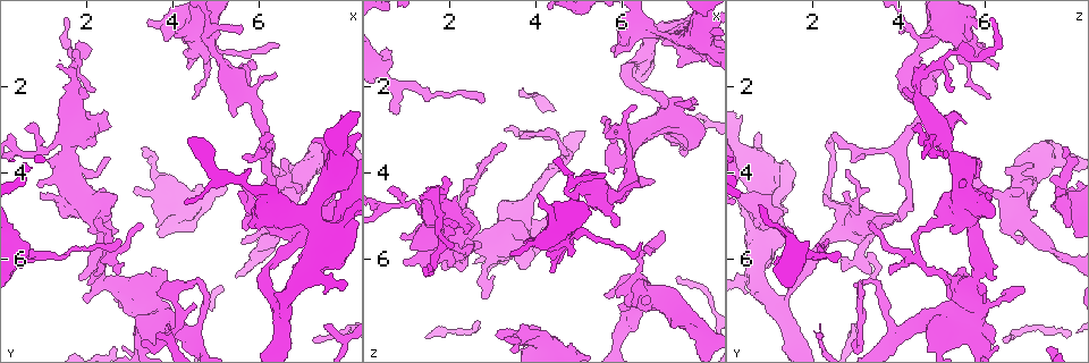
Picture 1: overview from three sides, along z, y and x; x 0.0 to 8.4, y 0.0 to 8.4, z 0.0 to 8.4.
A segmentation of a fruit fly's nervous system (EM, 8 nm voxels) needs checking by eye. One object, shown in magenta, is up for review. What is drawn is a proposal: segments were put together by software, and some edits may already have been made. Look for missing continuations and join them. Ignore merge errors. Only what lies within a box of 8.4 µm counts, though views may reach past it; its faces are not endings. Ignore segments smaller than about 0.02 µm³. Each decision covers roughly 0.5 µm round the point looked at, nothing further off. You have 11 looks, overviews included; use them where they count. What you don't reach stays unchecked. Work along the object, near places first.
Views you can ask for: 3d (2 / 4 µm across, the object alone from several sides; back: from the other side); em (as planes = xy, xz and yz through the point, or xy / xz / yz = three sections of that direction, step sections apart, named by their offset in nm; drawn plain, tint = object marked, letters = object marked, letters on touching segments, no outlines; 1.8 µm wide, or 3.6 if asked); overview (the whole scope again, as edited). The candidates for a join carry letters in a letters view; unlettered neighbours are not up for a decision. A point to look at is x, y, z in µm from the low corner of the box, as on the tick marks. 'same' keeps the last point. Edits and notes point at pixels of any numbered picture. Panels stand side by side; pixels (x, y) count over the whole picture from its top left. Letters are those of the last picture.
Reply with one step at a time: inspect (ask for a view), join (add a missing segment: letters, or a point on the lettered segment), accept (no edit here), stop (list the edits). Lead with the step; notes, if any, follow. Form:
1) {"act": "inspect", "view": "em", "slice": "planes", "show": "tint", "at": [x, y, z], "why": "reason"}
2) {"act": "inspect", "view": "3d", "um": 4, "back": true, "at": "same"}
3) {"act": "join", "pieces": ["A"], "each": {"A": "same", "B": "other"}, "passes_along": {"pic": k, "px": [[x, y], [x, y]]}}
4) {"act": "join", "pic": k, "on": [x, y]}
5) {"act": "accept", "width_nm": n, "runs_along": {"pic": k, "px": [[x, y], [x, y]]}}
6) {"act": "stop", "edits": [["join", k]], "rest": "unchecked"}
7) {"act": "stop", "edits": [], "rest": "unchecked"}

{"act": "inspect", "view": "3d", "um": 4, "at": [6.25, 3.75, 7.05], "why": "free end"}

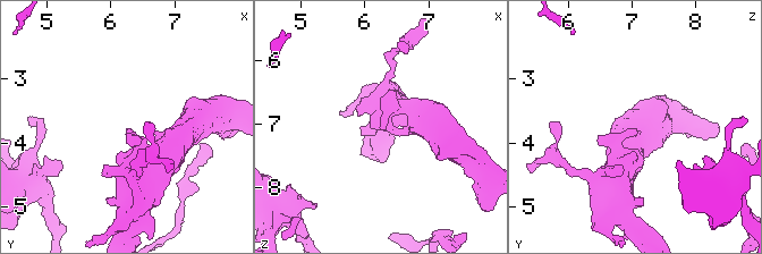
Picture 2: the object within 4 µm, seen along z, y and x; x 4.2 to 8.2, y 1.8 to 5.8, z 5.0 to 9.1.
{"act": "inspect", "view": "em", "um": 3.6, "slice": "xz", "step": 8, "show": "tint", "at": [6.25, 3.85, 7.05]}

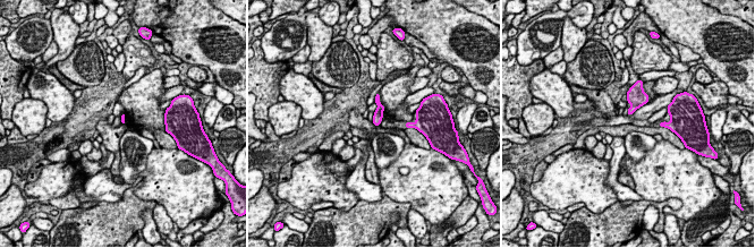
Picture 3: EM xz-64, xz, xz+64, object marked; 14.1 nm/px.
{"act": "inspect", "view": "em", "um": 3.6, "slice": "planes", "show": "letters", "at": "same", "why": "another direction"}

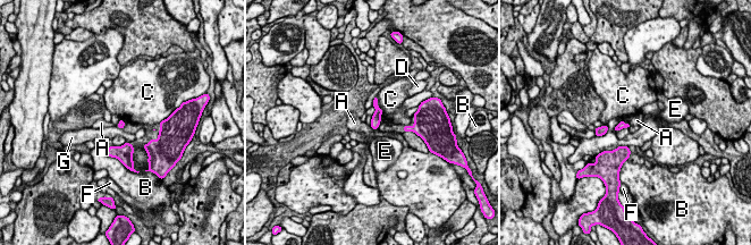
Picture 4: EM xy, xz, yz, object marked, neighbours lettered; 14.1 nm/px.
{"act": "accept", "width_nm": 90, "each": {"A": "other", "B": "other", "C": "other", "D": "other", "E": "other", "F": "other", "G": "other"}, "border": {"pic": 4, "px": [[382, 112], [380, 120]]}, "found": "none of them fits"}

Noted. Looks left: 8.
{"act": "inspect", "view": "em", "slice": "planes", "show": "letters", "at": [3.60, 5.25, 7.95], "why": "stops while still wide"}

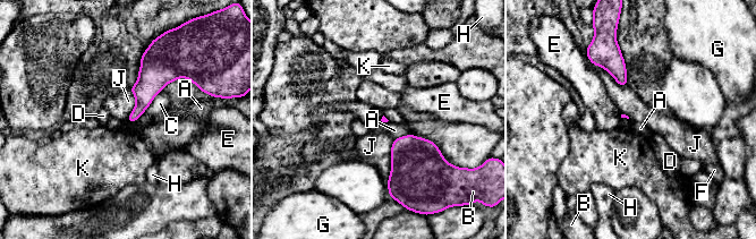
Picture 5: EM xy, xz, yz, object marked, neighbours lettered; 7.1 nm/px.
{"act": "accept", "each": {"A": "other", "B": "other", "C": "other", "D": "other", "E": "other", "F": "other", "G": "other", "H": "other", "J": "other", "K": "other"}, "border": {"pic": 5, "px": [[410, 133], [393, 139]]}, "found": "no lettered segment goes on from it"}

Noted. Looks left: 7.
{"act": "inspect", "view": "em", "slice": "xz", "step": 8, "show": "letters", "at": [3.30, 3.40, 7.80], "why": "free end"}

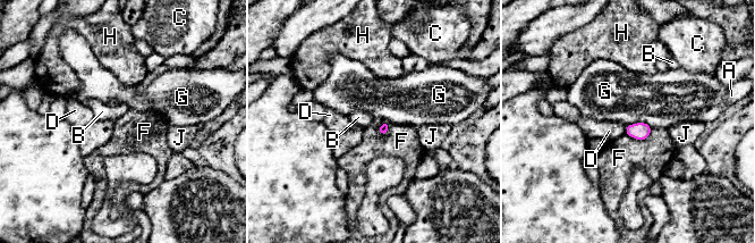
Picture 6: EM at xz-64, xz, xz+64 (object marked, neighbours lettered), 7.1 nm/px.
{"act": "inspect", "view": "em", "slice": "planes", "show": "letters", "at": "same"}

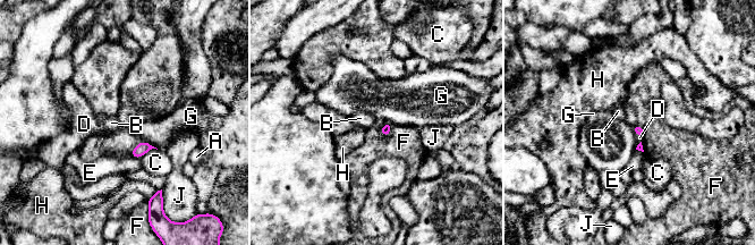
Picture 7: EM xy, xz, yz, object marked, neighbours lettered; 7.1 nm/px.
{"act": "accept", "longest_contact_nm": ["G", 200], "each": {"A": "other", "B": "other", "C": "other", "D": "other", "E": "other", "F": "other", "G": "other", "H": "other", "J": "other"}, "border": {"pic": 7, "px": [[388, 121], [381, 128], [383, 136]]}, "found": "none of them fits"}

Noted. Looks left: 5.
{"act": "inspect", "view": "3d", "um": 4, "at": [7.50, 5.35, 0.85], "why": "a narrow waist"}

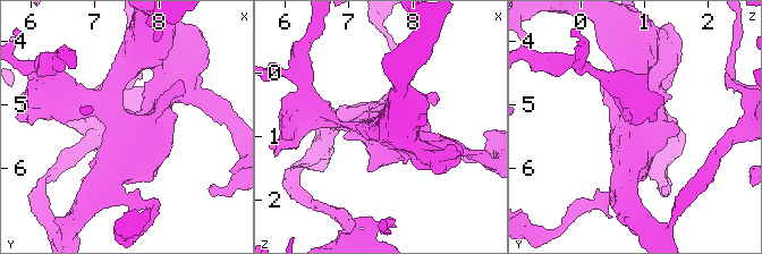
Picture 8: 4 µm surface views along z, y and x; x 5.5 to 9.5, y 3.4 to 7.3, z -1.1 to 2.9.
{"act": "inspect", "view": "em", "um": 3.6, "slice": "planes", "show": "letters", "at": [7.50, 5.35, 0.90], "why": "need the tissue"}

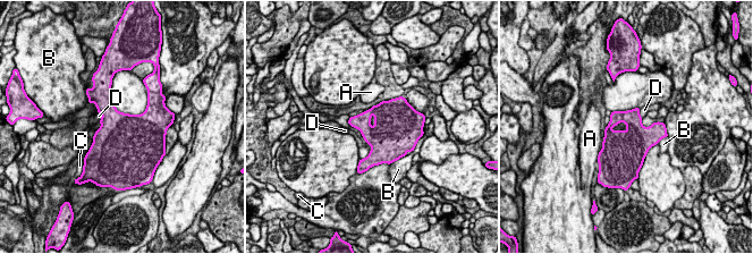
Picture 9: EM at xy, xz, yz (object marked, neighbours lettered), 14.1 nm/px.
{"act": "accept", "width_nm": 600, "longest_contact_nm": ["C", 220], "each": {"A": "other", "B": "other", "C": "other", "D": "other"}, "found": "no lettered segment goes on from it"}

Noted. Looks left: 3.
{"act": "stop", "edits": [], "rest": "unchecked"}

